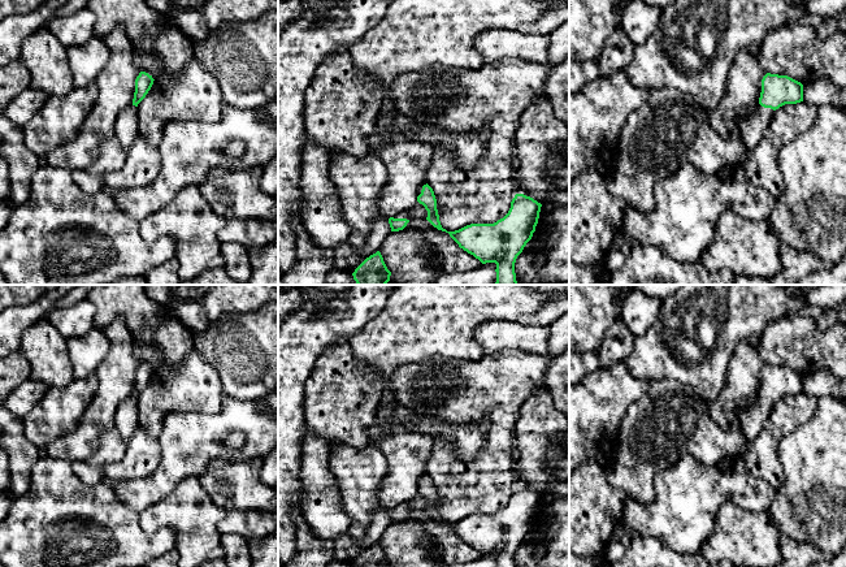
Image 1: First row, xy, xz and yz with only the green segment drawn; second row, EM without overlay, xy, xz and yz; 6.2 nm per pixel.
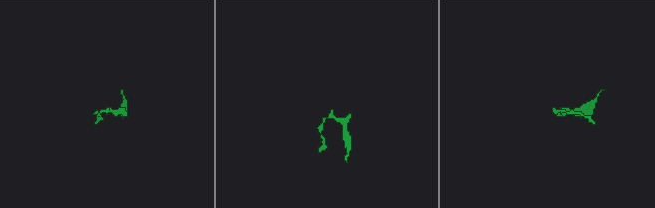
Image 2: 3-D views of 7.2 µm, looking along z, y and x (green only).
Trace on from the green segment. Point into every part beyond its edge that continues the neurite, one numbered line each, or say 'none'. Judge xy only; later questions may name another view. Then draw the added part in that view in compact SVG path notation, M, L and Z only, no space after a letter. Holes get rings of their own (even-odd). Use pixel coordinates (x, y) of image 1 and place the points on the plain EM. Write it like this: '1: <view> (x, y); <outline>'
1: xy (126, 418); M131 395L118 404L114 423L123 441L127 442L139 428L138 398Z

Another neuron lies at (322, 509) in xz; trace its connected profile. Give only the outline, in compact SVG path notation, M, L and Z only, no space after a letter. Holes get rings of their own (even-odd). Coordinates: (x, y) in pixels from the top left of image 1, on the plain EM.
M305 427L299 472L304 498L301 511L316 537L334 541L348 534L351 518L343 510L329 458L326 442Z

